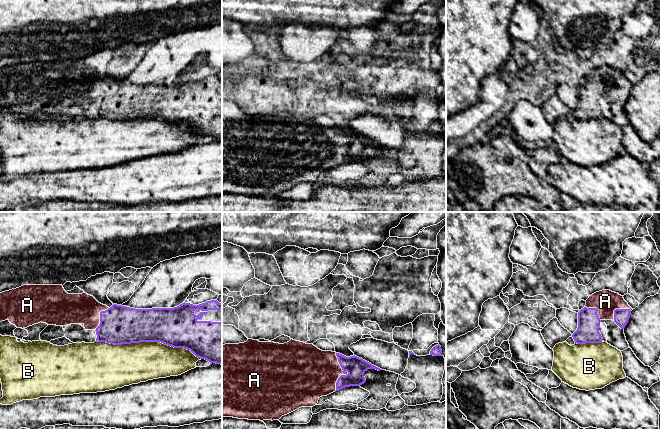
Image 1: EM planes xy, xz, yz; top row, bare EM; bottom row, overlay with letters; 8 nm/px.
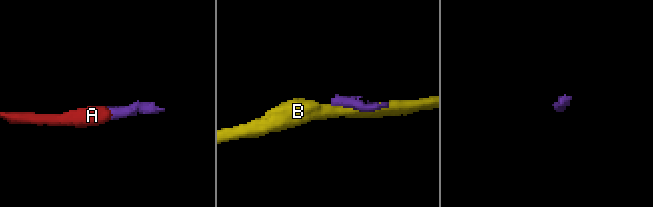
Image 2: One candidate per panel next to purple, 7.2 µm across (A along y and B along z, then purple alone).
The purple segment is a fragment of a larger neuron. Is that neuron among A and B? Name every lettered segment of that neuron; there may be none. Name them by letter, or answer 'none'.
A

